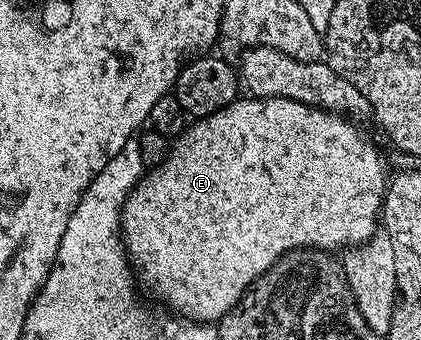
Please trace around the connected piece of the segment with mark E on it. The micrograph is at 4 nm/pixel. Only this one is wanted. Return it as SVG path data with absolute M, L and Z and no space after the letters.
M237 98L229 106L196 119L187 131L170 145L166 161L152 167L123 203L123 246L133 261L138 283L144 289L147 287L161 303L168 304L175 312L180 312L175 314L187 322L222 320L239 303L256 278L265 270L269 270L269 266L273 266L273 262L280 260L286 252L291 252L294 248L336 250L335 248L358 246L376 232L381 220L383 195L387 193L389 183L389 168L385 163L384 153L379 153L378 146L369 137L359 133L359 128L355 125L358 123L338 112L327 112L323 108L293 102L289 98L243 99Z

